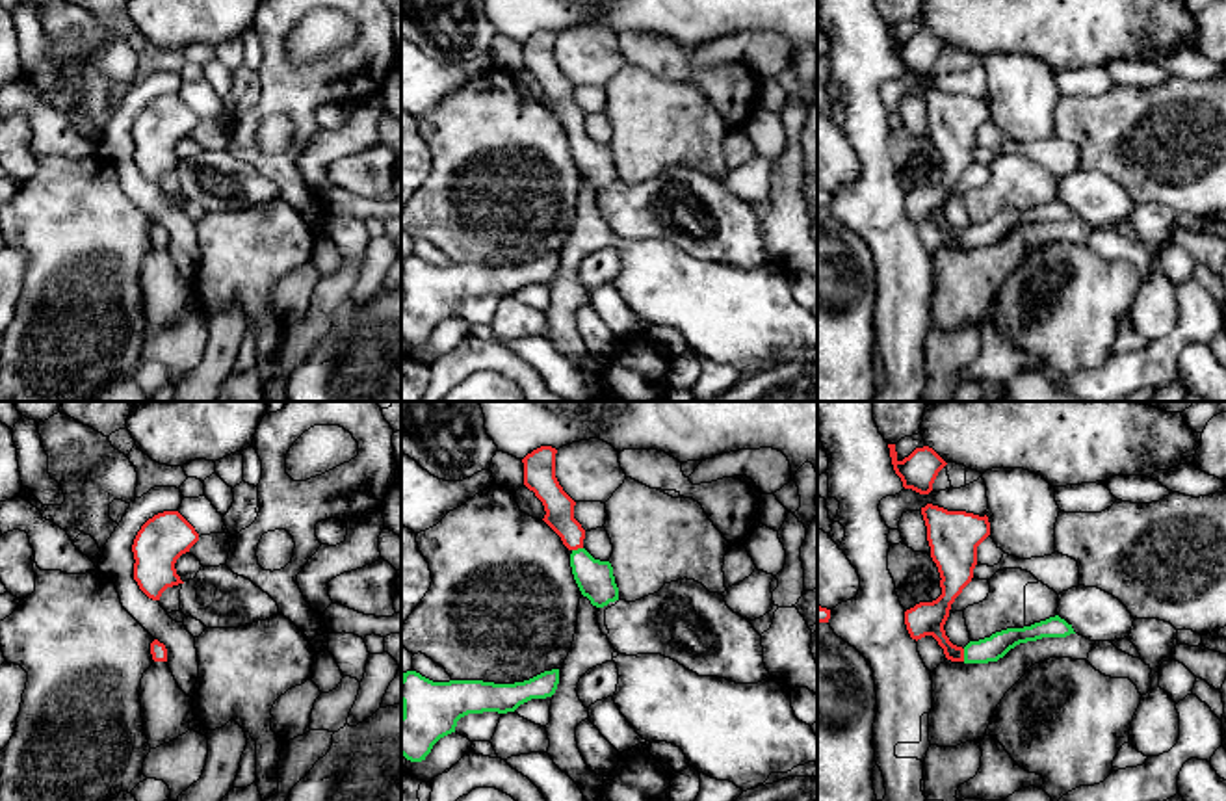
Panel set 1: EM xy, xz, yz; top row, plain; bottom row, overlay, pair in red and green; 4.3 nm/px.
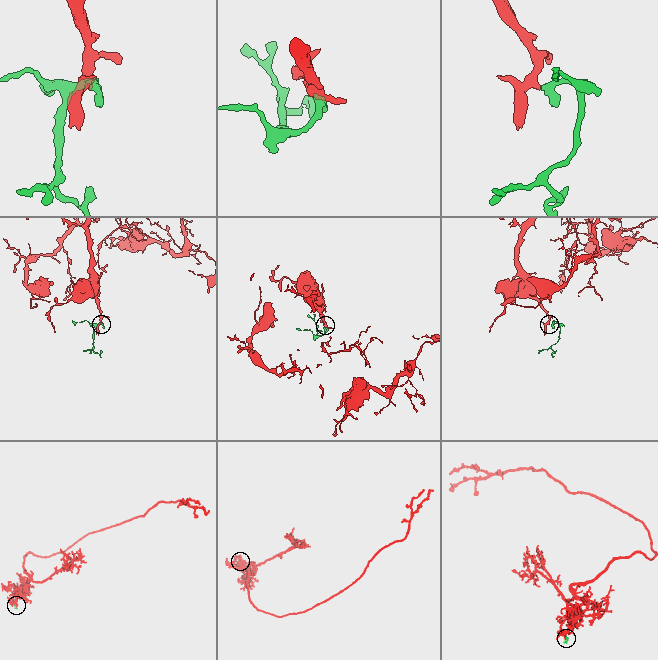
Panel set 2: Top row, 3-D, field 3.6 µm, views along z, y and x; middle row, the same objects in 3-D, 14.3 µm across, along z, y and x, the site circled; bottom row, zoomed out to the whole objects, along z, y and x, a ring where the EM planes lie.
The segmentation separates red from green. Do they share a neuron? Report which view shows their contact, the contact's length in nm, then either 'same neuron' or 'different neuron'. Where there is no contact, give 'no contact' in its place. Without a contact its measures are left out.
meets red in yz; contact 60 nm long; same neuron

